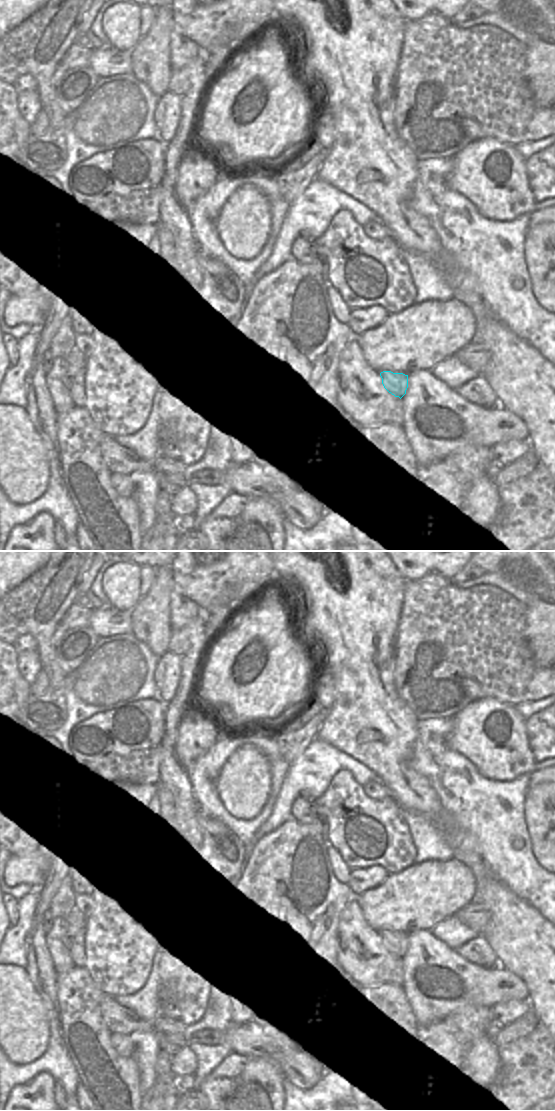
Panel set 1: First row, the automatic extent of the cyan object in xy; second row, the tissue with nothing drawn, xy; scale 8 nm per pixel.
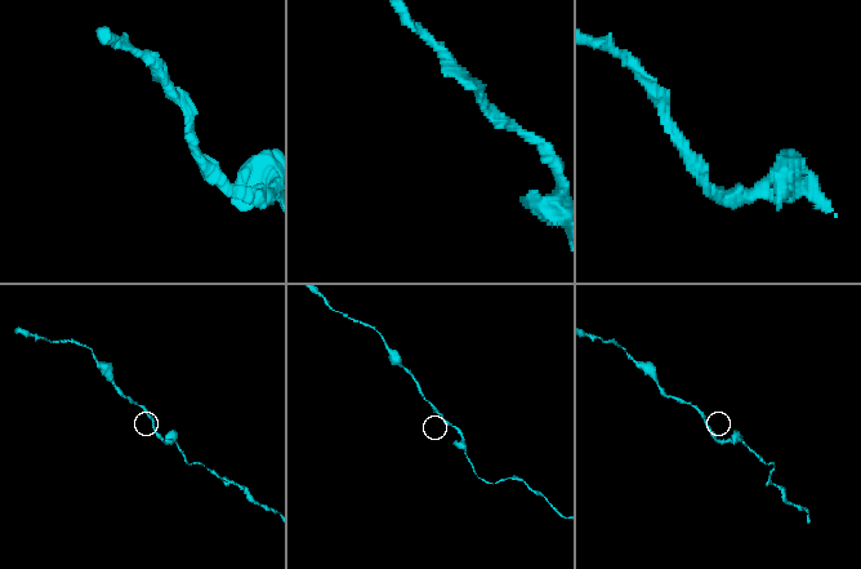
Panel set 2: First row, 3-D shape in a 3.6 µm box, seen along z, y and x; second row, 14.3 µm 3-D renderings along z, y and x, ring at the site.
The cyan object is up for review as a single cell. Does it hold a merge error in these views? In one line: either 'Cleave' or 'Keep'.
Keep.

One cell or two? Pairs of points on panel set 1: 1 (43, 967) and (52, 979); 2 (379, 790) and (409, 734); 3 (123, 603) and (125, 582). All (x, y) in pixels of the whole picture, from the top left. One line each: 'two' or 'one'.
1: one
2: two
3: one

